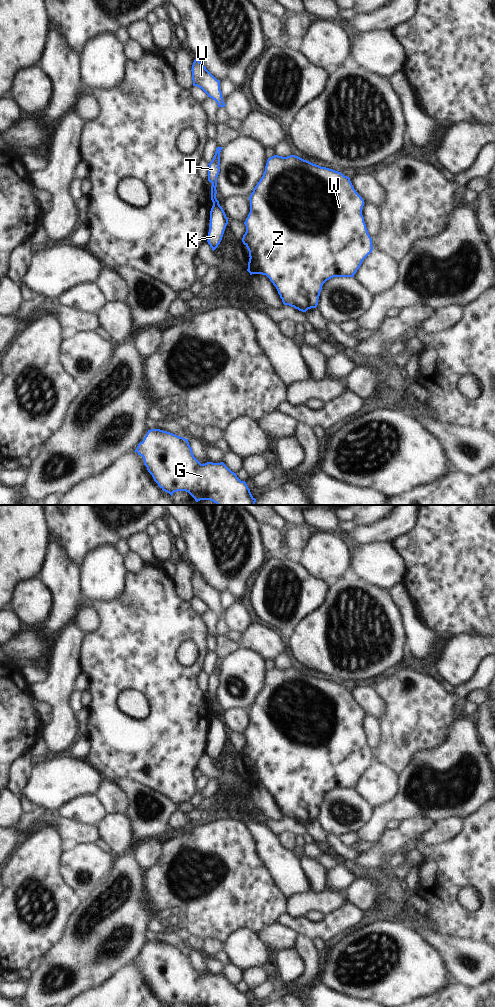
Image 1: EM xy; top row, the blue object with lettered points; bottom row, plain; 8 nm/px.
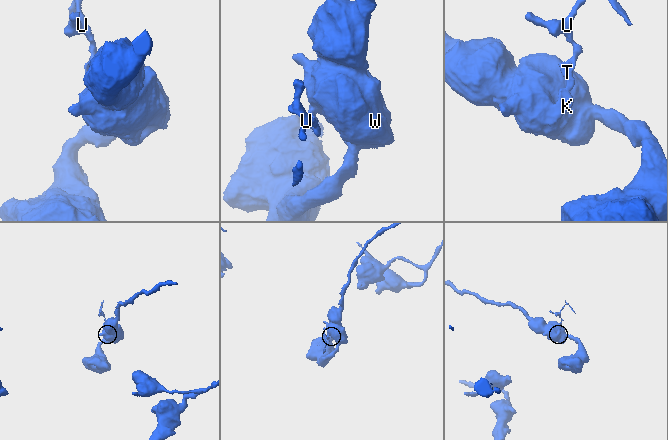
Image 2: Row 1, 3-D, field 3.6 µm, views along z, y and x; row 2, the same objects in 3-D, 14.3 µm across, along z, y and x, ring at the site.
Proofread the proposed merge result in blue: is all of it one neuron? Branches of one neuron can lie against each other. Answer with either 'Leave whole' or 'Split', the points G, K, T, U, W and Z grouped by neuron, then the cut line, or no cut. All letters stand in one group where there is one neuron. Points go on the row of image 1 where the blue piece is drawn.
Split. Groups: G K W Z / T U. Split along xy (218, 202), (213, 204).

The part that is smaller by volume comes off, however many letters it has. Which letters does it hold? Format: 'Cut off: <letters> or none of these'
Cut off: T, U

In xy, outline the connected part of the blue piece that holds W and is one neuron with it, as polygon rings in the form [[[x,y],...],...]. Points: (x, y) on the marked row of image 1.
[[[274,155],[268,158],[263,176],[253,189],[249,200],[250,212],[244,222],[246,232],[242,238],[242,242],[247,247],[250,257],[247,271],[250,275],[266,275],[276,287],[284,305],[289,305],[302,312],[306,312],[311,308],[316,308],[323,284],[333,277],[354,277],[354,274],[361,266],[363,260],[373,250],[372,238],[368,233],[364,217],[362,215],[364,200],[354,189],[350,178],[344,176],[341,172],[321,167],[295,155],[287,157]]]

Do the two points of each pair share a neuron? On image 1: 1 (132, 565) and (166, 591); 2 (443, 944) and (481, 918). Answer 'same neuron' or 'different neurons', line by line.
1: different neurons
2: different neurons

